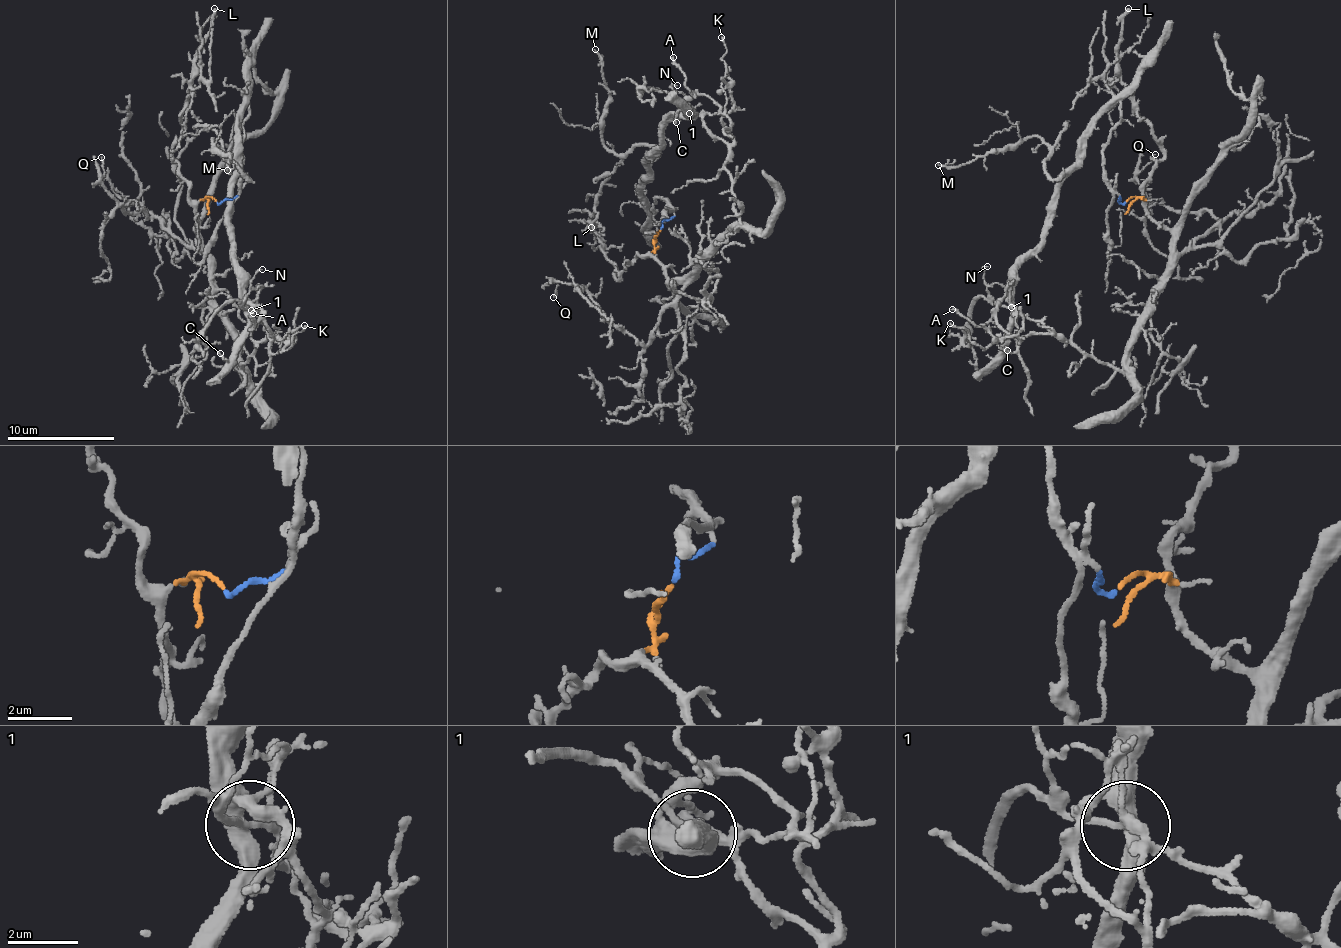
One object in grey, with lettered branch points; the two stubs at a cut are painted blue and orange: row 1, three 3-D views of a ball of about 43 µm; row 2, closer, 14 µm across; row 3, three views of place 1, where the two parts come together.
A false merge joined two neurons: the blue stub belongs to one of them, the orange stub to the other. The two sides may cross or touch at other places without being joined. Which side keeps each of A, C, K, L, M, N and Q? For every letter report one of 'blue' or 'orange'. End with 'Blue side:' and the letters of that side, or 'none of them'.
A: blue
C: blue
K: orange
L: orange
M: blue
N: orange
Q: orange
Blue side: A, C, M

